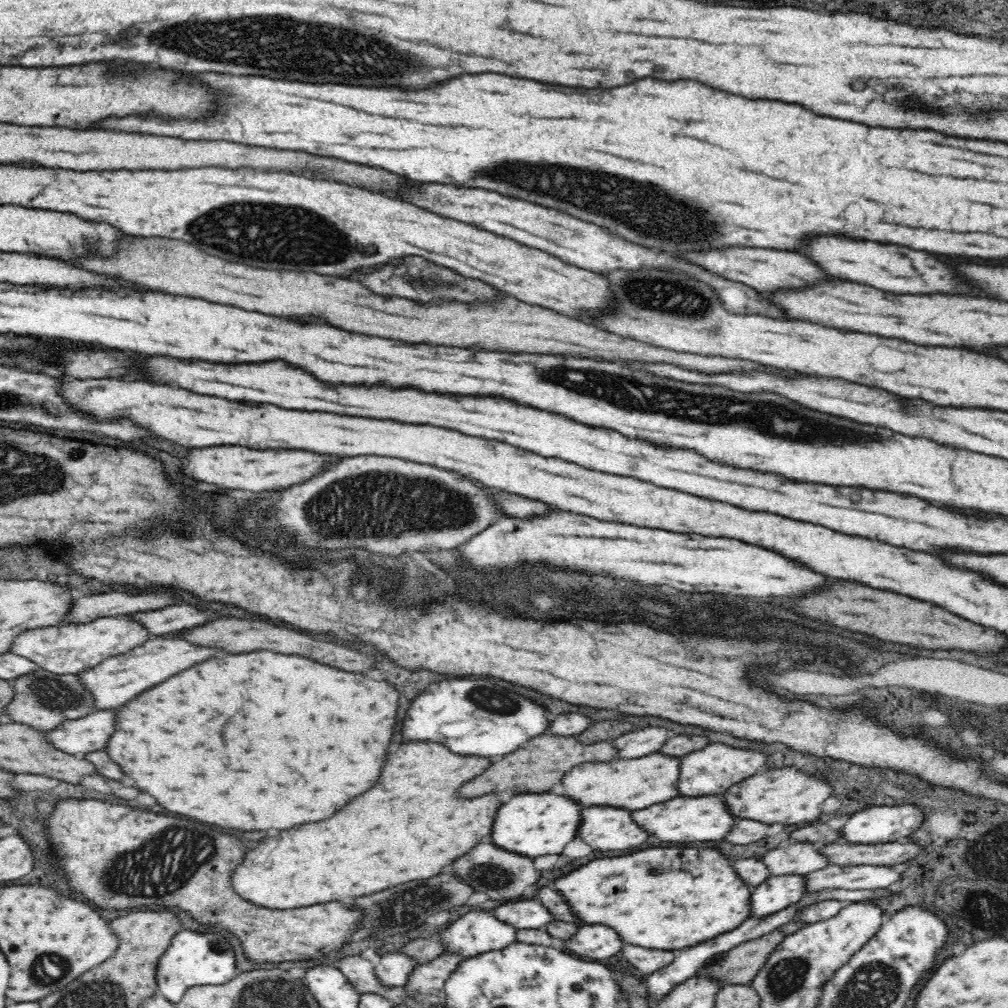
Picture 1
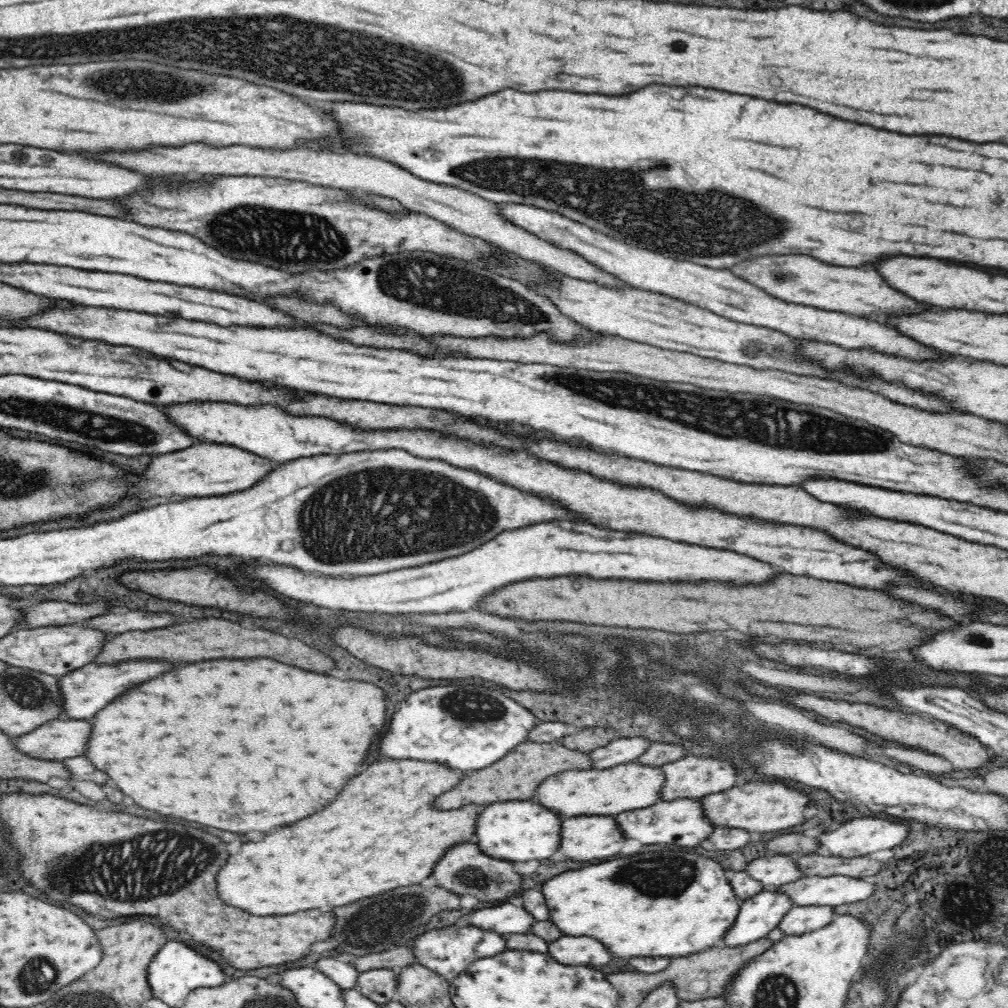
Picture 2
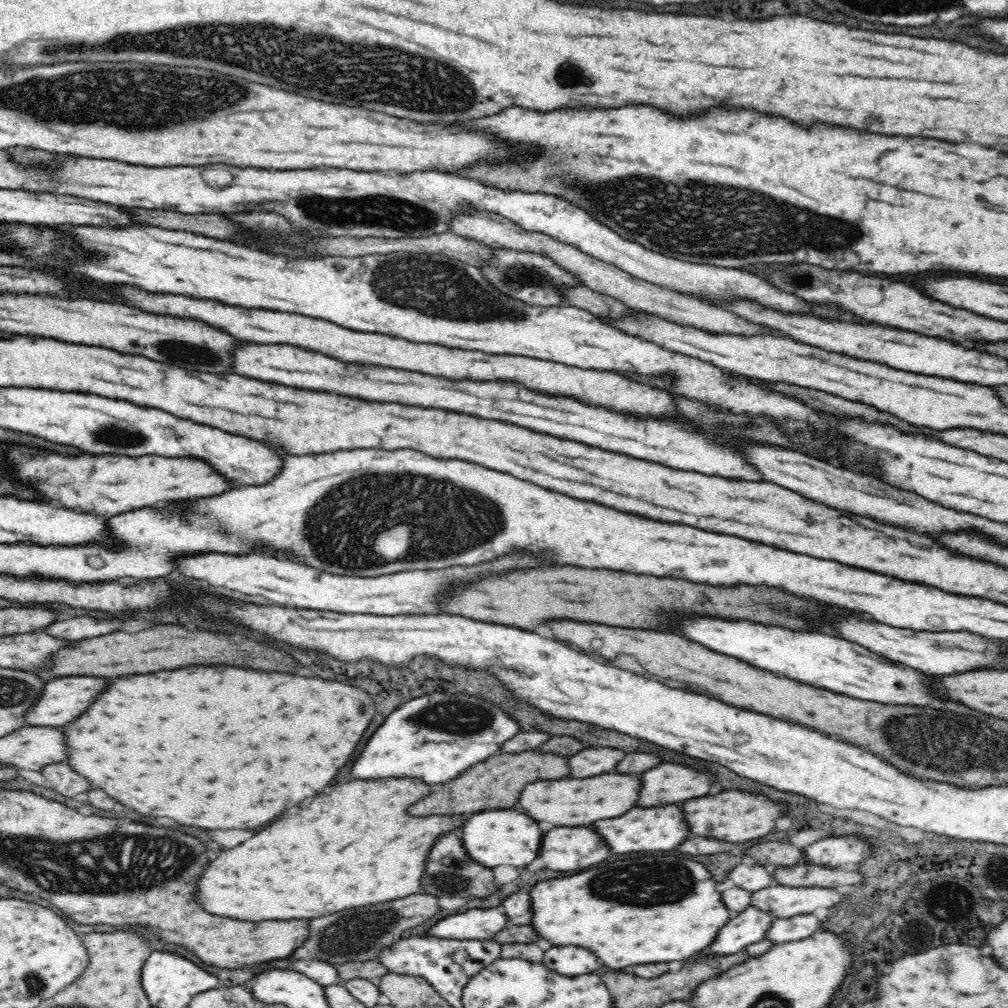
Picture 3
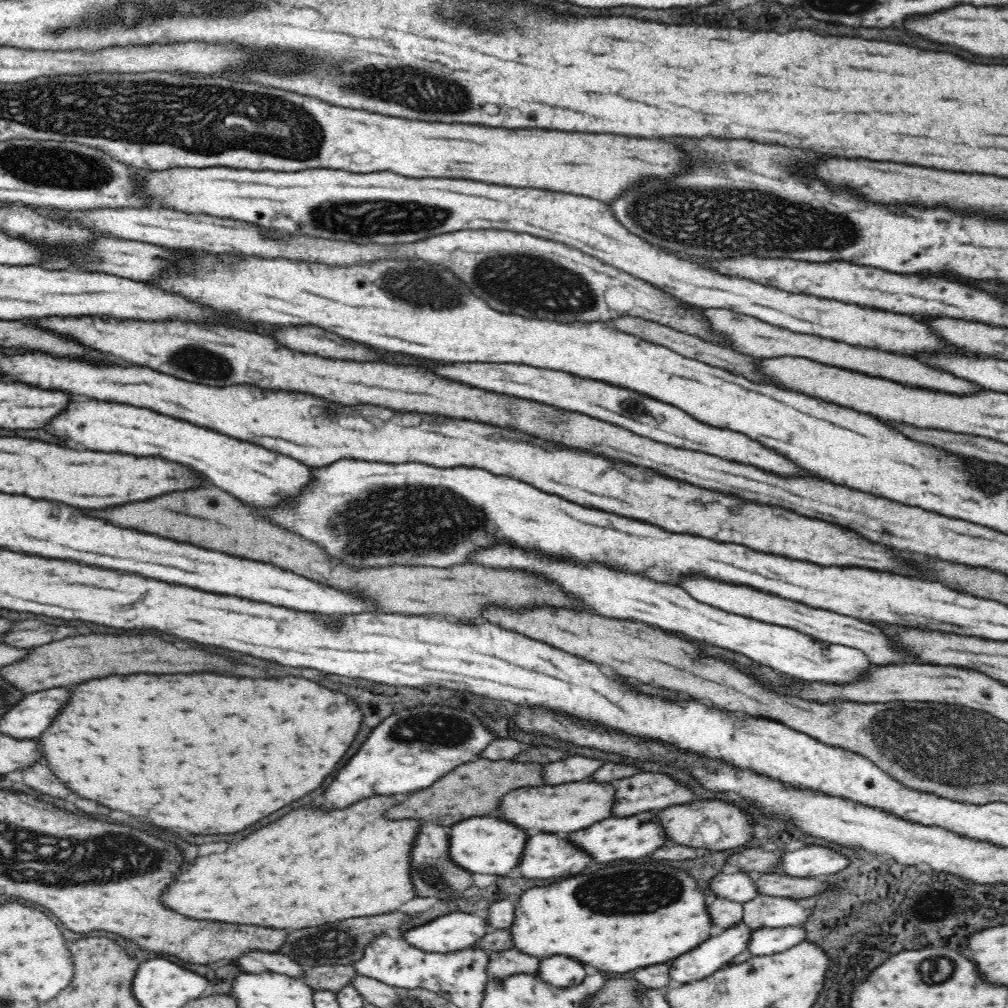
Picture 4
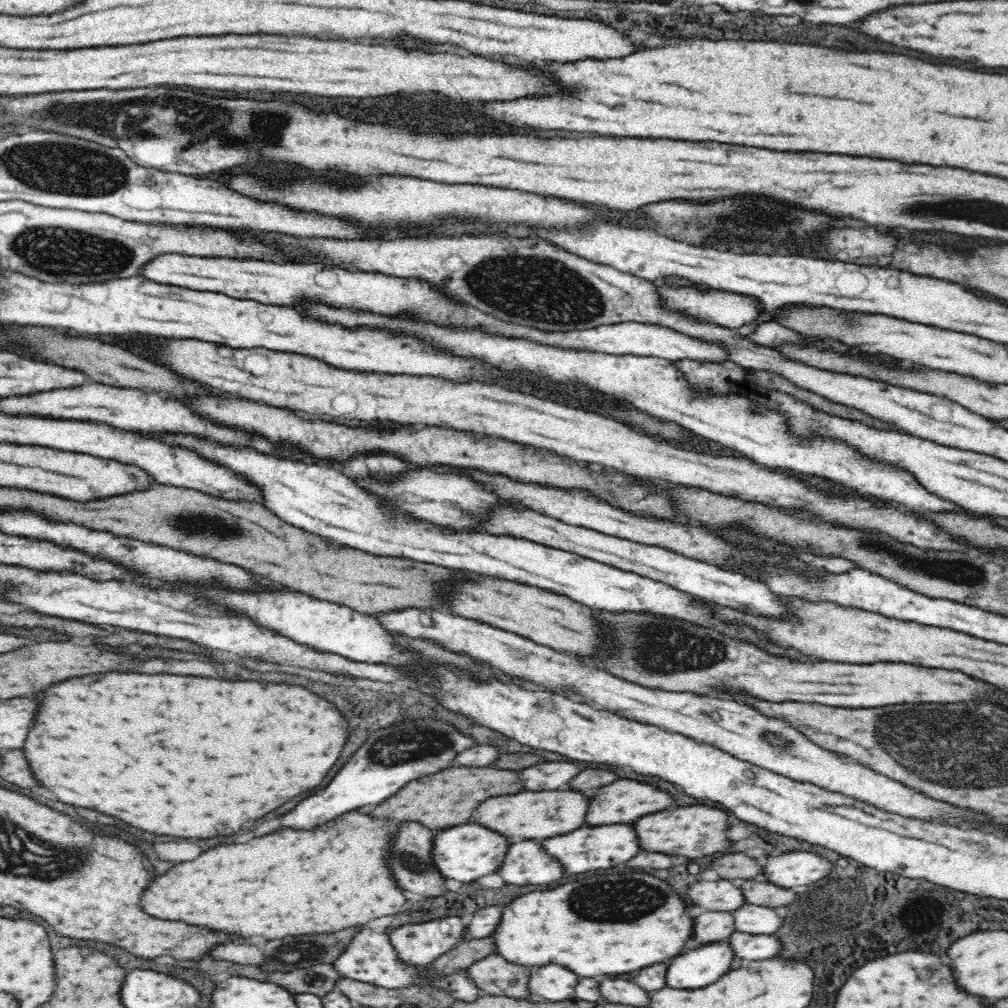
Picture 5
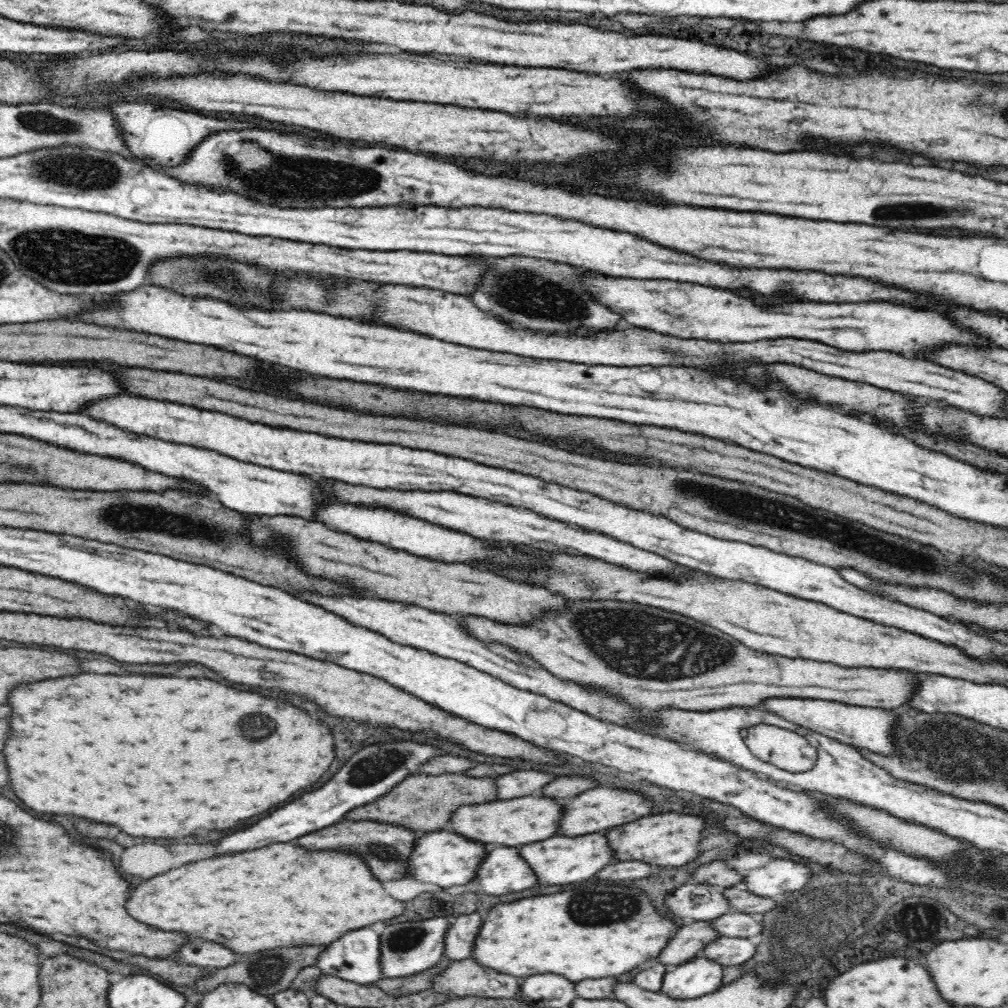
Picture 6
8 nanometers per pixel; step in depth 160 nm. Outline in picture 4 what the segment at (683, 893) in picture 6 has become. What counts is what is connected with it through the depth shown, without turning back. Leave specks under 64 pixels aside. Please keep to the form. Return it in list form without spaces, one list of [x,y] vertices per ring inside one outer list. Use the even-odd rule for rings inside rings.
[[[725,870],[718,873],[708,884],[706,893],[738,902],[741,905],[757,897],[756,885],[748,873]]]

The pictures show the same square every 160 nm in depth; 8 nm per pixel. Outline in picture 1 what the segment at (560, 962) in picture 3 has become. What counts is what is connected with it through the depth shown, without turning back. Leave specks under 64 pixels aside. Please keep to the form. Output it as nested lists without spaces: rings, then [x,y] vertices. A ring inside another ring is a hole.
[[[582,926],[574,936],[555,945],[569,955],[600,962],[618,954],[622,949],[622,940],[608,926]]]

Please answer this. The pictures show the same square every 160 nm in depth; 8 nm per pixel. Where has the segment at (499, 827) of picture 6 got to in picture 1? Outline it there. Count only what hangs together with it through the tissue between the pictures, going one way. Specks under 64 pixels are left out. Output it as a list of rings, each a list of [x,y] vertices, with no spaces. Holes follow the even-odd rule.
[[[652,753],[642,758],[614,760],[614,762],[588,762],[574,766],[566,776],[562,794],[568,794],[574,802],[582,806],[616,806],[626,810],[642,810],[652,804],[666,802],[678,796],[679,757],[670,757],[662,753]]]

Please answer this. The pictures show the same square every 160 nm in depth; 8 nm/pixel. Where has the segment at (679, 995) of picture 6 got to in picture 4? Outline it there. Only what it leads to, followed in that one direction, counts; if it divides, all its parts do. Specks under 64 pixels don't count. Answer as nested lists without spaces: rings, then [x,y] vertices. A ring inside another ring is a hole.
[[[740,922],[727,928],[722,934],[710,937],[688,954],[681,954],[680,958],[666,962],[670,978],[685,985],[704,980],[713,972],[733,964],[734,956],[746,950],[751,931]]]

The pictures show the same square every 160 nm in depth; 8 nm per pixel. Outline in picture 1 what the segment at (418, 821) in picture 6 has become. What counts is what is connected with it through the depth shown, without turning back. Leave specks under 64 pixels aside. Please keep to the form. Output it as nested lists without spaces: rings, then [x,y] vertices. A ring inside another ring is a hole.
[[[540,735],[524,743],[524,746],[508,756],[504,756],[500,762],[494,762],[484,774],[476,776],[474,780],[466,782],[460,788],[460,798],[476,798],[482,794],[490,794],[490,792],[514,792],[514,794],[522,794],[522,792],[546,792],[552,786],[560,784],[558,780],[562,780],[562,776],[574,768],[576,764],[582,762],[610,762],[616,758],[616,750],[612,746],[612,742],[598,742],[592,746],[582,746],[580,742],[576,742],[574,736],[560,735]]]

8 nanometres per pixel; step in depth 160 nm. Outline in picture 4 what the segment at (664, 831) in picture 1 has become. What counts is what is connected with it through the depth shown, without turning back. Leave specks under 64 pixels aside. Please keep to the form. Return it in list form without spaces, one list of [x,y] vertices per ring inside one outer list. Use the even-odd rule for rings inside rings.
[[[652,810],[652,812],[636,814],[630,818],[606,818],[602,822],[592,824],[586,830],[568,834],[568,840],[576,844],[578,848],[582,848],[594,862],[602,864],[612,860],[636,860],[636,858],[649,856],[666,842],[666,836],[658,824],[656,810]]]

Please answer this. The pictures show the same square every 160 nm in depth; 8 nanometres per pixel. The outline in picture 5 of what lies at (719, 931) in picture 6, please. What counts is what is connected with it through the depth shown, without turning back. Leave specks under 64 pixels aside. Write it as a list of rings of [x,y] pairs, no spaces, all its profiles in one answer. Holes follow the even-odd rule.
[[[744,903],[734,910],[734,930],[751,935],[772,935],[782,926],[782,917],[773,908],[761,907]]]

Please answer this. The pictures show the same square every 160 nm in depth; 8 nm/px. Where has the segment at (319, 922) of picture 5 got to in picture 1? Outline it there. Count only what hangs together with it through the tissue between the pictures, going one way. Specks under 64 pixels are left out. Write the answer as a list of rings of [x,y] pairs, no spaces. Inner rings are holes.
[[[402,744],[398,752],[388,754],[388,762],[384,764],[378,784],[360,798],[348,802],[348,806],[338,810],[332,818],[324,822],[296,826],[278,832],[276,838],[266,838],[258,842],[246,854],[236,874],[232,874],[232,889],[252,904],[276,910],[290,910],[342,898],[368,896],[410,880],[432,878],[452,860],[472,850],[472,846],[476,846],[480,838],[490,834],[500,798],[496,794],[486,794],[474,800],[460,800],[456,796],[456,790],[464,782],[482,774],[488,766],[490,762],[486,758],[458,756],[442,744]]]

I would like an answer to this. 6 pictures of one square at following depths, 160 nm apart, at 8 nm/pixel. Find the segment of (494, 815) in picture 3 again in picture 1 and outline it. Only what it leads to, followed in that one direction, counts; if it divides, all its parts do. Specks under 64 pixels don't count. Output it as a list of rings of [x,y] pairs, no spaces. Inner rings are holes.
[[[520,794],[510,798],[500,806],[494,828],[492,842],[500,849],[528,858],[546,855],[559,855],[564,846],[574,840],[580,824],[580,806],[566,796],[554,794]]]

